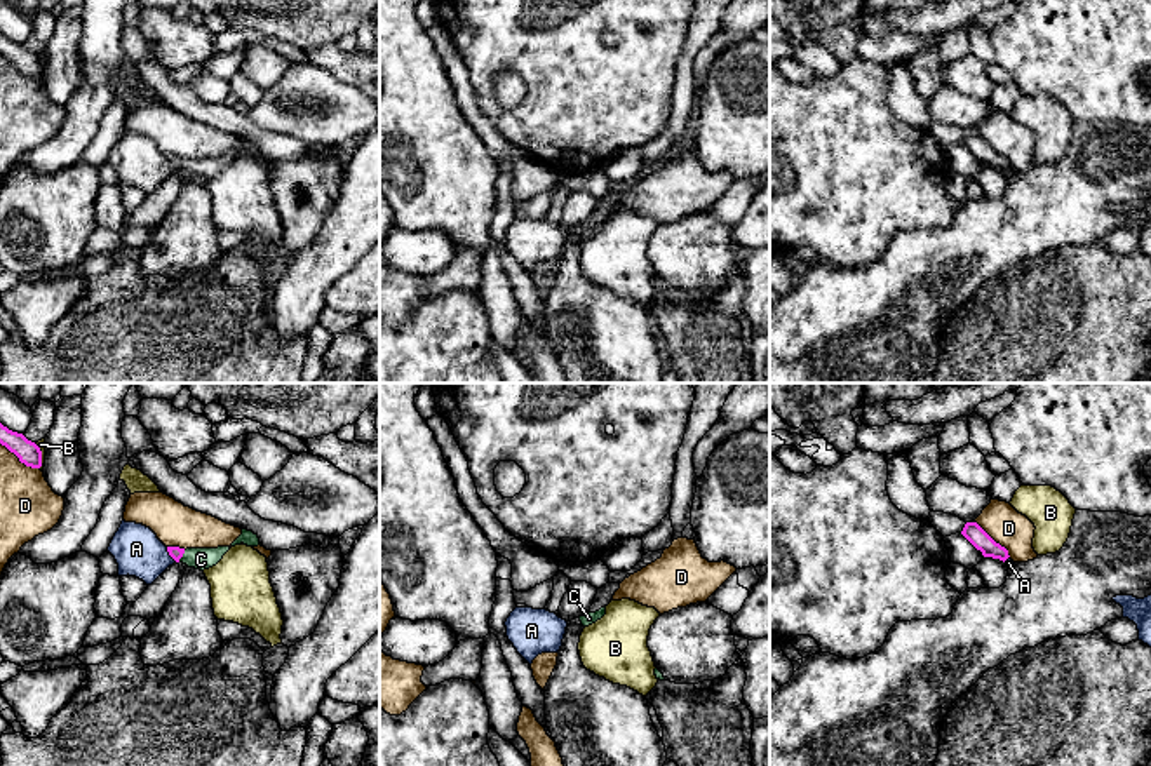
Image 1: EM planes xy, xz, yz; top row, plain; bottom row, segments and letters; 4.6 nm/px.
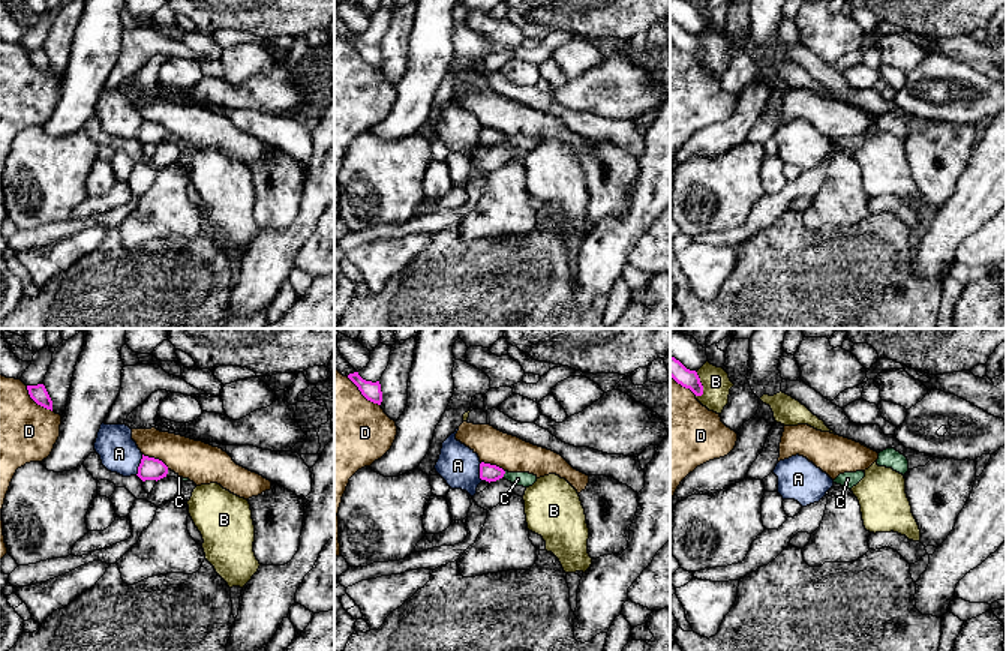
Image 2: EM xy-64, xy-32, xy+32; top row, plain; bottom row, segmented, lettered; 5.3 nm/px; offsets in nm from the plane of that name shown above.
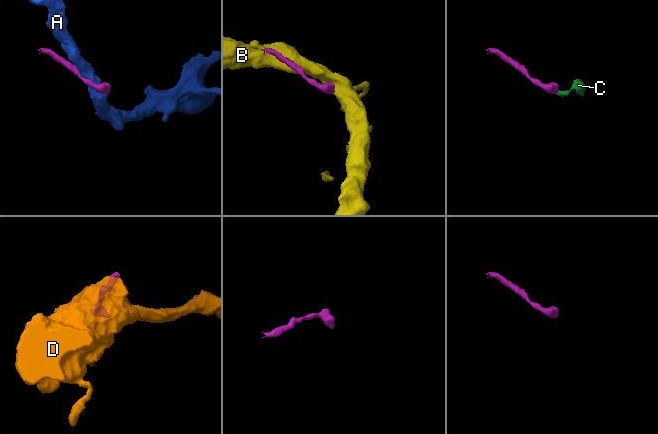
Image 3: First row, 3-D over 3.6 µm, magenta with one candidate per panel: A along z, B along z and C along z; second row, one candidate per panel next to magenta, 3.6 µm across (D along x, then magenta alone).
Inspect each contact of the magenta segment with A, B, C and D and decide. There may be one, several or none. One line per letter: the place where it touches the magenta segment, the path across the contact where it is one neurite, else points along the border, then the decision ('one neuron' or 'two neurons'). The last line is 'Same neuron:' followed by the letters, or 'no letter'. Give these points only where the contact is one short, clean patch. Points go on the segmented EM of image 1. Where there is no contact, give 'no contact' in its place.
A: xy (169, 554) | two neurons
B: xy (40, 456) | two neurons
C: xy (181, 556) | across xy (175, 552), (181, 556), (201, 559) | one neuron
D: xy (20, 460) | two neurons
Same neuron: C

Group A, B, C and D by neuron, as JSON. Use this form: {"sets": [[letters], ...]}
{"sets": [["A"], ["B"], ["C"], ["D"]]}

